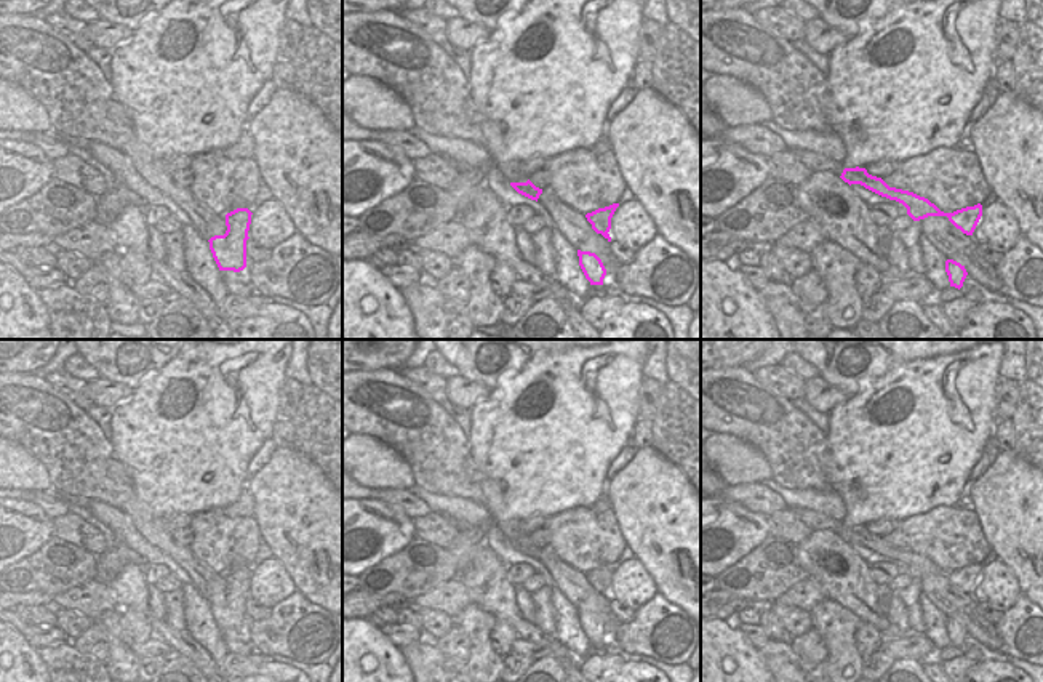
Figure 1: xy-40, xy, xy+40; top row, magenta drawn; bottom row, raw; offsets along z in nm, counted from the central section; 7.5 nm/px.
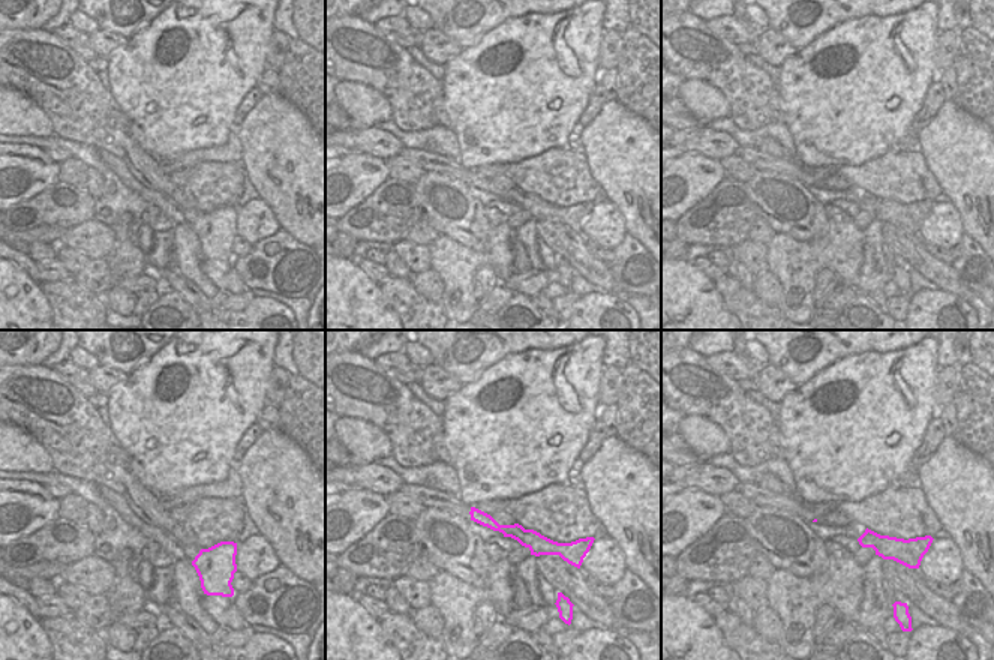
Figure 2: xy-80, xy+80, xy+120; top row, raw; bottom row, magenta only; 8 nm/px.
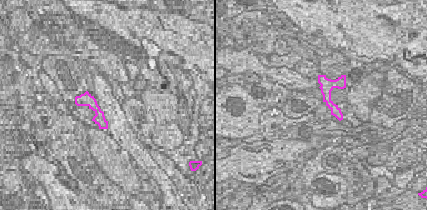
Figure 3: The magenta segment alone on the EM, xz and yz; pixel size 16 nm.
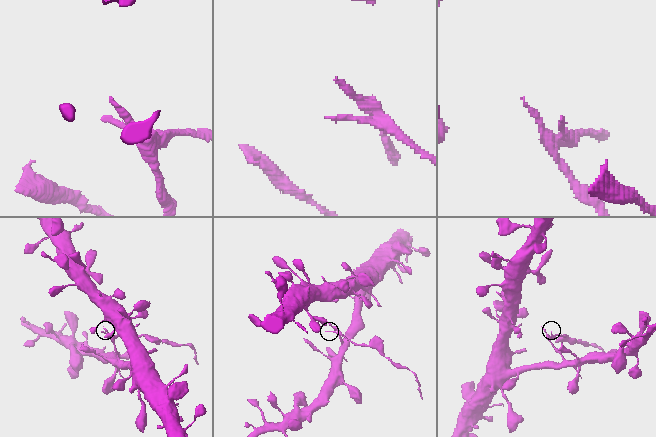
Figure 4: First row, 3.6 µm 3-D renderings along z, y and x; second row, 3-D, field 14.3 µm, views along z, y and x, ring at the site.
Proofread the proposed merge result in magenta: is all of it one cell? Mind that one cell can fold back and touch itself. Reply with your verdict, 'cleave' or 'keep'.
cleave

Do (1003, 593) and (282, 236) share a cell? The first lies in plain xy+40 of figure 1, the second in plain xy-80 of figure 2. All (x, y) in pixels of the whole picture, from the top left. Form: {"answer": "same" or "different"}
{"answer": "different"}

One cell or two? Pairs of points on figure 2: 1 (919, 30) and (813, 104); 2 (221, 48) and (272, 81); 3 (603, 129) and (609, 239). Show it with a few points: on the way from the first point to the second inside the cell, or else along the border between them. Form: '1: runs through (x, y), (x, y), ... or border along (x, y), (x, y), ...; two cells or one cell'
1: runs through (918, 66), (912, 75), (870, 75), (849, 96); one cell
2: border along (267, 66), (255, 86); two cells
3: border along (607, 200), (621, 213), (627, 231); two cells

